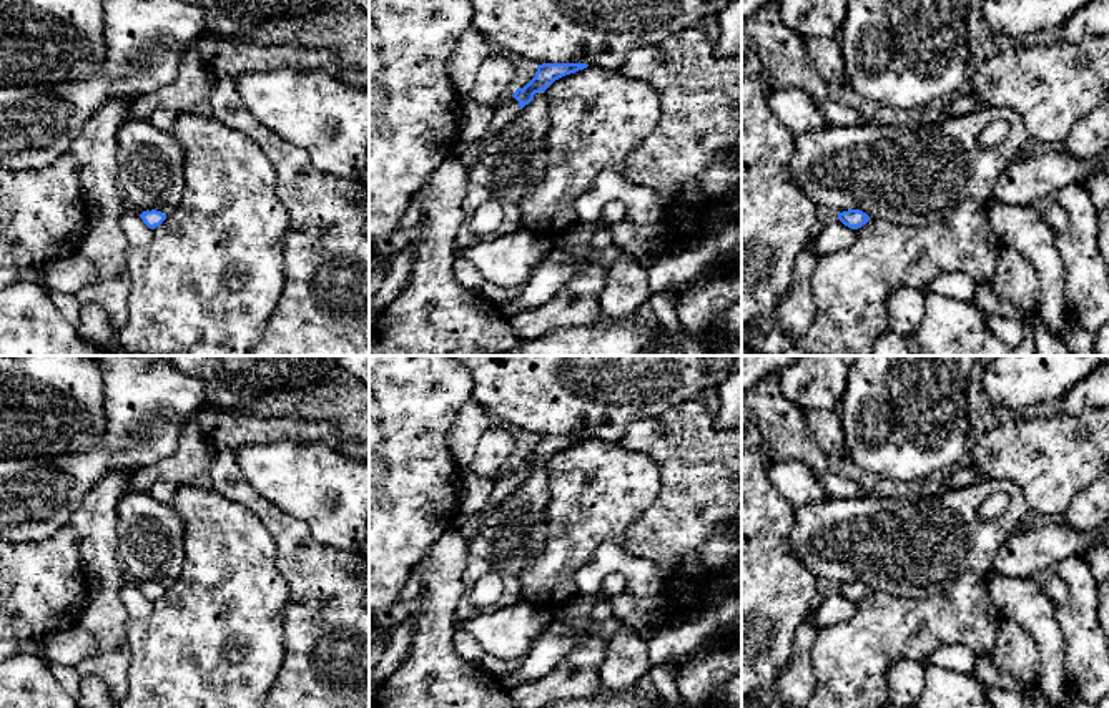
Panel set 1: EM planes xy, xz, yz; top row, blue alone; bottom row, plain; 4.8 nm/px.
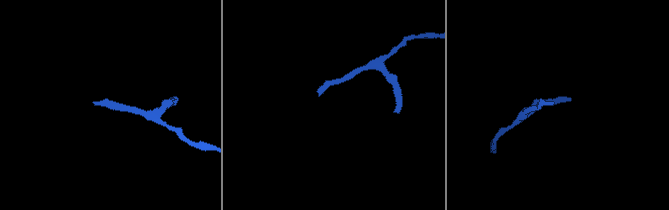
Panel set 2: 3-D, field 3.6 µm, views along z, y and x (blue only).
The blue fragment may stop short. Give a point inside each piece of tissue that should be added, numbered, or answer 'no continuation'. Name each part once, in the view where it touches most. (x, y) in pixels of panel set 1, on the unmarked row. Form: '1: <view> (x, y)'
1: xz (506, 486)

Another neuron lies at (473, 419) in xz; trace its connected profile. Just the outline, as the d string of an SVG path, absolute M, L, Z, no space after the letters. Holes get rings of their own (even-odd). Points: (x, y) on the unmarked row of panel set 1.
M472 397L461 406L446 434L447 447L461 469L469 465L481 434L490 425L494 425L494 419Z

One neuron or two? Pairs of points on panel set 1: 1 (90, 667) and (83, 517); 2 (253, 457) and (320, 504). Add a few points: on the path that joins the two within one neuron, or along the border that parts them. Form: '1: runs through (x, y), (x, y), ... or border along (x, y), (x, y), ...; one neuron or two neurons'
1: runs through (107, 630), (107, 570), (98, 554); one neuron
2: runs through (270, 467), (290, 474), (303, 487); one neuron

